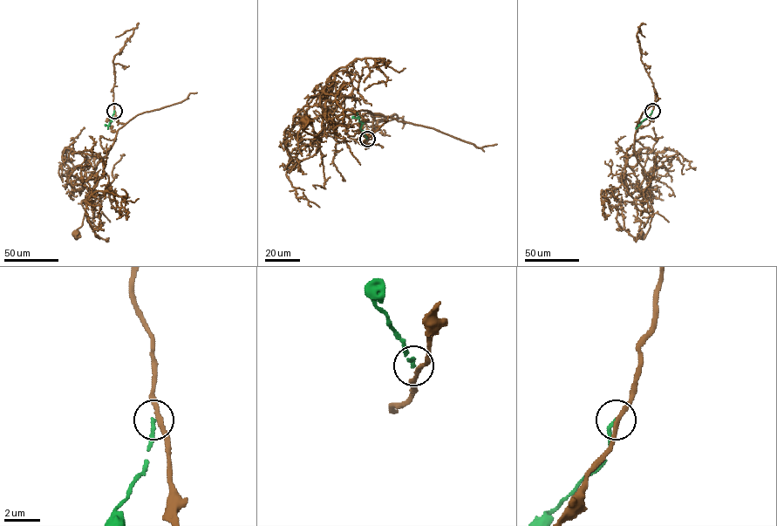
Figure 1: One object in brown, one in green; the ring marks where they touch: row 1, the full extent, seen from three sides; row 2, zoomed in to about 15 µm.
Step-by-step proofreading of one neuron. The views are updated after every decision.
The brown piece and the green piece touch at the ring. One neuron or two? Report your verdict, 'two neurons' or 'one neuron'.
two neurons

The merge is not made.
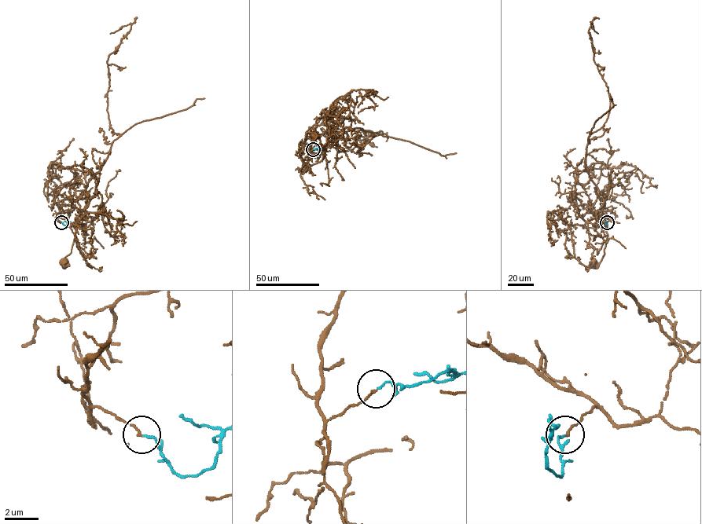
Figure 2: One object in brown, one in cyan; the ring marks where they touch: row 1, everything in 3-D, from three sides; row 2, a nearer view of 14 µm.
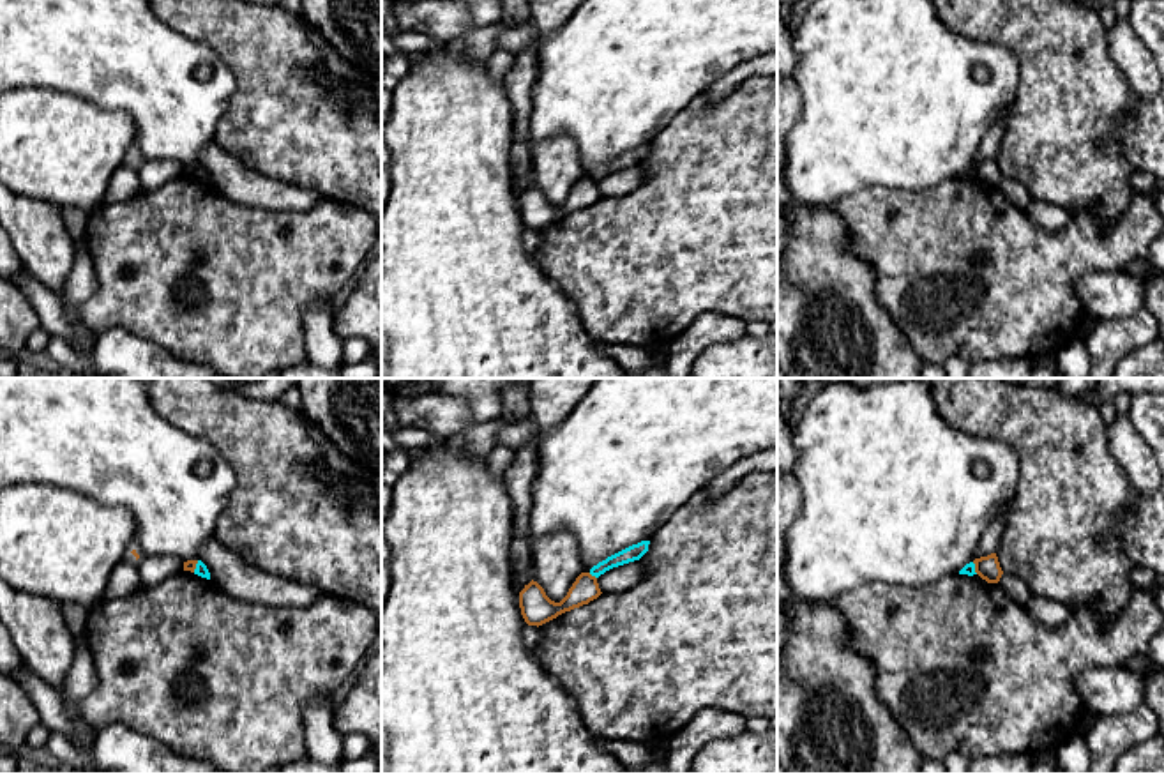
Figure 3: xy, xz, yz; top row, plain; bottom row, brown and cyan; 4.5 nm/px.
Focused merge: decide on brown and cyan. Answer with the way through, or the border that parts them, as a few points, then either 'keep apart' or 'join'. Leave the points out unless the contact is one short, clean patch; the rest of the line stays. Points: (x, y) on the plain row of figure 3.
border xz (589, 177), (596, 182); keep apart

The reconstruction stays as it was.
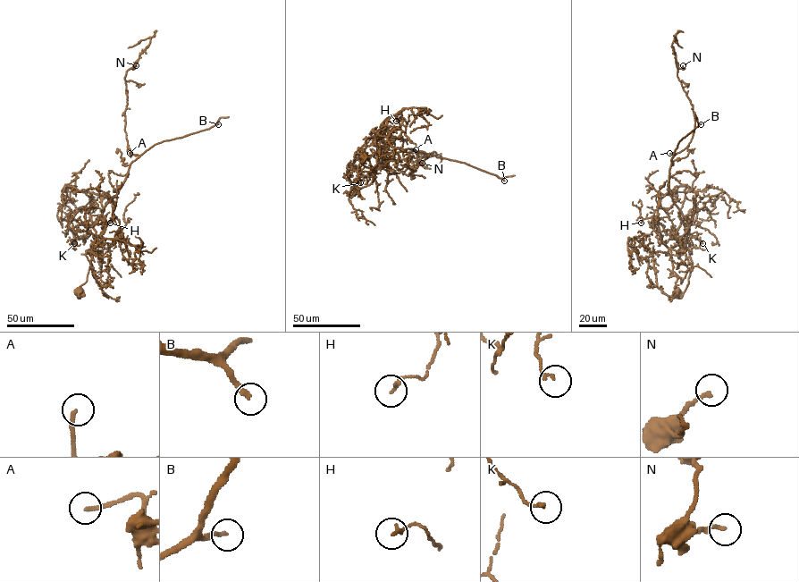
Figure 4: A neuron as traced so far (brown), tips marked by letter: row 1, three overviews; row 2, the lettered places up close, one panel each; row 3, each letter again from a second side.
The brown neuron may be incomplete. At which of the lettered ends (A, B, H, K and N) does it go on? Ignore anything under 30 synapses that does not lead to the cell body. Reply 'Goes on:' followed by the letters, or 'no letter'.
Goes on: A, B

